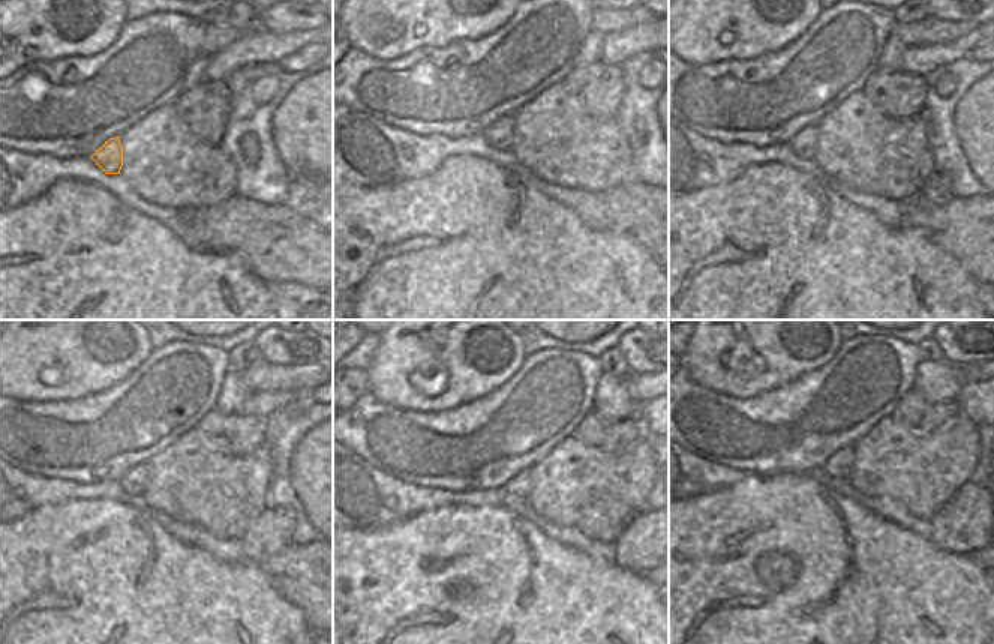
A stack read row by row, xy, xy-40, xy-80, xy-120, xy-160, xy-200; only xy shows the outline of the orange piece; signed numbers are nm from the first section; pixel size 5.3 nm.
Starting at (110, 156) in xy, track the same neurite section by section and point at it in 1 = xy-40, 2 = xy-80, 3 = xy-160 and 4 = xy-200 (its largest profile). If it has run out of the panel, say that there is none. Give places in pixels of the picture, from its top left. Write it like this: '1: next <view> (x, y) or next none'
1: next xy-40 (449, 147)
2: next xy-80 (804, 144)
3: next xy-160 (495, 472)
4: next xy-200 (837, 467)

